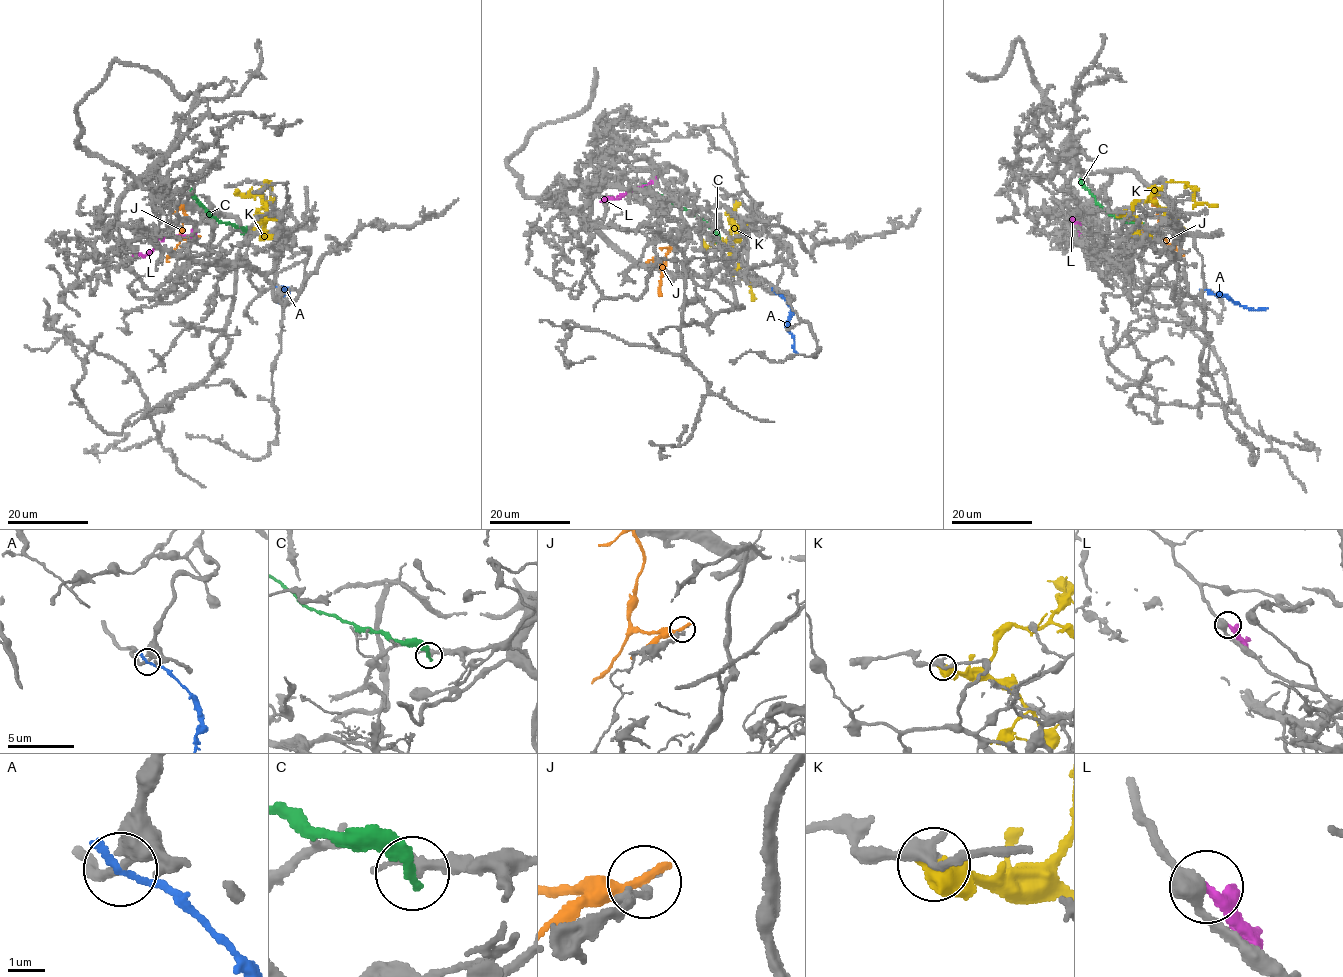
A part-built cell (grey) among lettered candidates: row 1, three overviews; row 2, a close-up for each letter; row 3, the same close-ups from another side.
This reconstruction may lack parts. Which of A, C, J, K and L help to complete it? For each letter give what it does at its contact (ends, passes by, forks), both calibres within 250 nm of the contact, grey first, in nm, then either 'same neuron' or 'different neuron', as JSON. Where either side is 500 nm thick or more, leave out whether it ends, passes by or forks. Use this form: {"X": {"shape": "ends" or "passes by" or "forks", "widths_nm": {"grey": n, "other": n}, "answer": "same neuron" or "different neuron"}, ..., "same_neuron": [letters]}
{"A": {"shape": "ends", "widths_nm": {"grey": 280, "other": 240}, "answer": "different neuron"}, "C": {"shape": "ends", "widths_nm": {"grey": 240, "other": 320}, "answer": "different neuron"}, "J": {"shape": "ends", "widths_nm": {"grey": 170, "other": 320}, "answer": "different neuron"}, "K": {"widths_nm": {"grey": 360, "other": 700}, "answer": "different neuron"}, "L": {"shape": "passes by", "widths_nm": {"grey": 480, "other": 280}, "answer": "different neuron"}, "same_neuron": []}

